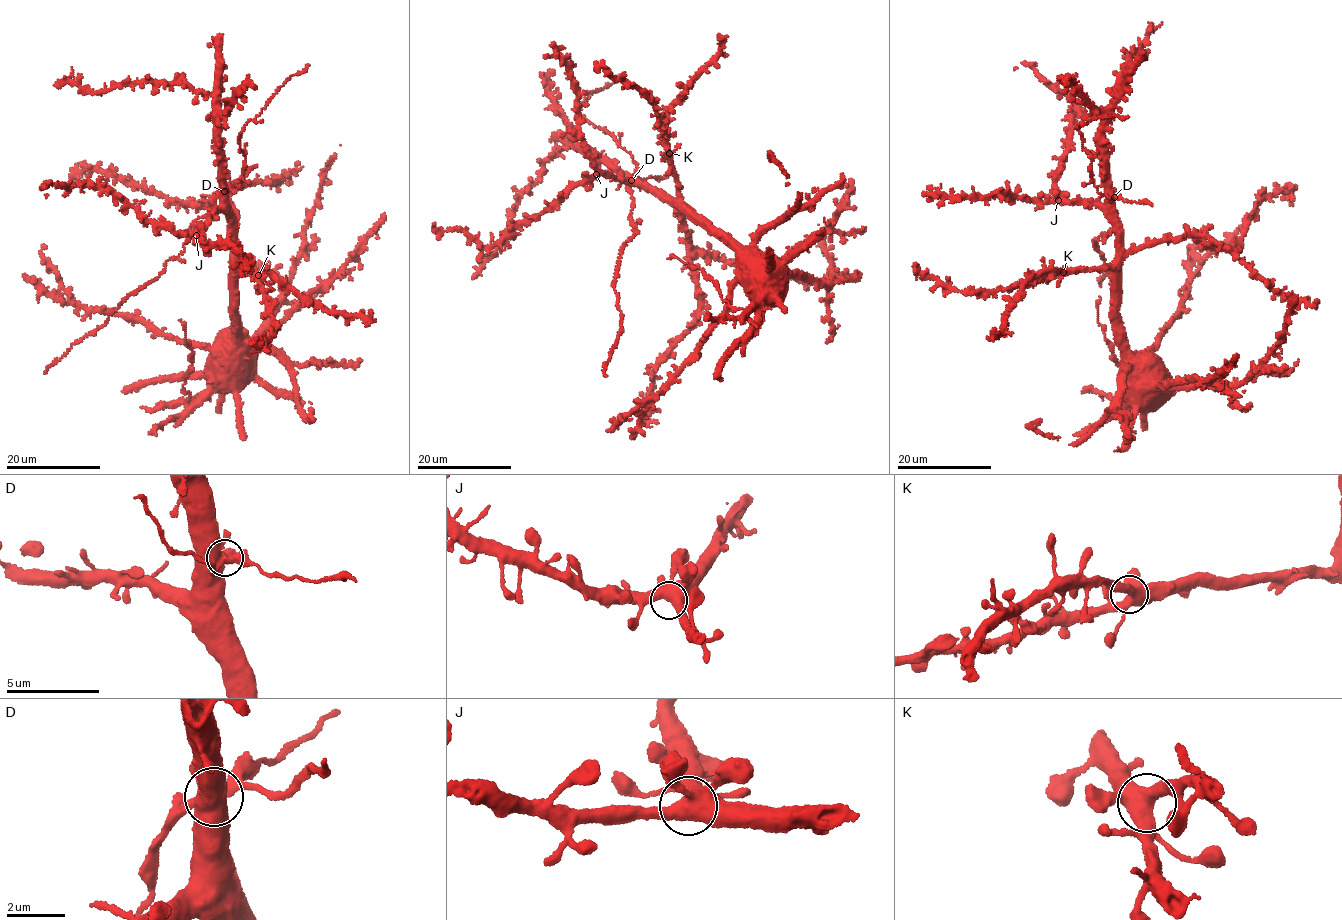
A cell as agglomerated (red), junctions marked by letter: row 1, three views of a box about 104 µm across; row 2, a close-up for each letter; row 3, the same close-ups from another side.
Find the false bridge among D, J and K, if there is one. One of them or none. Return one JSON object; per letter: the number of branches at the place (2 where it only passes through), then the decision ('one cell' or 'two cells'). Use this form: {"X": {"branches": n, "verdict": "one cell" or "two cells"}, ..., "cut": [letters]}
{"D": {"branches": 5, "verdict": "one cell"}, "J": {"branches": 5, "verdict": "one cell"}, "K": {"branches": 5, "verdict": "one cell"}, "cut": []}

